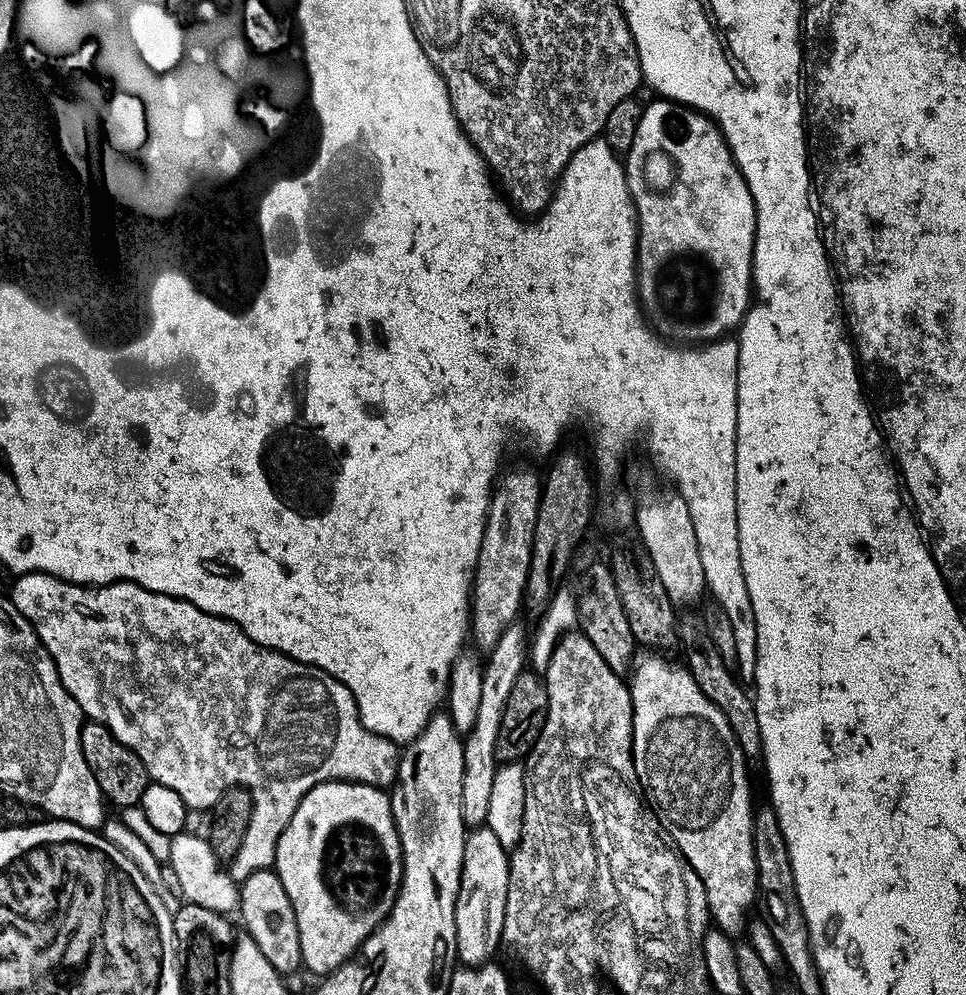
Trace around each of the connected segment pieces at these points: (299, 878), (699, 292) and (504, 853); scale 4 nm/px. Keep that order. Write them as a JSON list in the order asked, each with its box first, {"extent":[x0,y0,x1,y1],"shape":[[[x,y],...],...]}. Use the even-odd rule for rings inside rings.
[{"extent":[274,780,404,978],"shape":[[[337,780],[314,786],[314,790],[310,790],[306,794],[306,798],[302,798],[302,802],[298,802],[298,810],[294,810],[294,818],[290,818],[286,830],[282,830],[282,838],[278,838],[274,871],[278,874],[282,886],[286,886],[286,898],[290,898],[290,906],[294,906],[294,918],[298,922],[298,942],[302,946],[303,967],[305,969],[309,968],[316,975],[316,978],[323,978],[329,972],[334,972],[337,968],[349,963],[355,957],[352,955],[355,952],[357,955],[363,949],[369,936],[391,914],[396,896],[400,892],[400,879],[404,876],[404,855],[402,854],[396,823],[394,822],[389,793],[385,789],[375,788],[369,784],[353,784],[346,780]]]},{"extent":[626,98,756,346],"shape":[[[652,98],[644,104],[644,113],[638,122],[638,134],[634,134],[634,146],[626,154],[626,171],[628,174],[628,189],[632,195],[632,205],[636,208],[636,223],[638,225],[638,243],[636,245],[636,291],[640,307],[647,319],[654,325],[655,331],[665,341],[683,342],[688,346],[699,346],[715,342],[729,334],[735,333],[744,322],[744,315],[754,299],[754,281],[752,279],[752,251],[756,237],[756,207],[754,198],[740,173],[740,167],[728,149],[728,143],[720,132],[718,125],[696,111],[695,108],[685,108],[672,100]]]},{"extent":[456,826,510,968],"shape":[[[476,826],[464,837],[462,874],[456,899],[456,958],[465,968],[479,968],[502,948],[506,922],[506,894],[510,886],[510,852],[498,842],[494,830]]]}]

